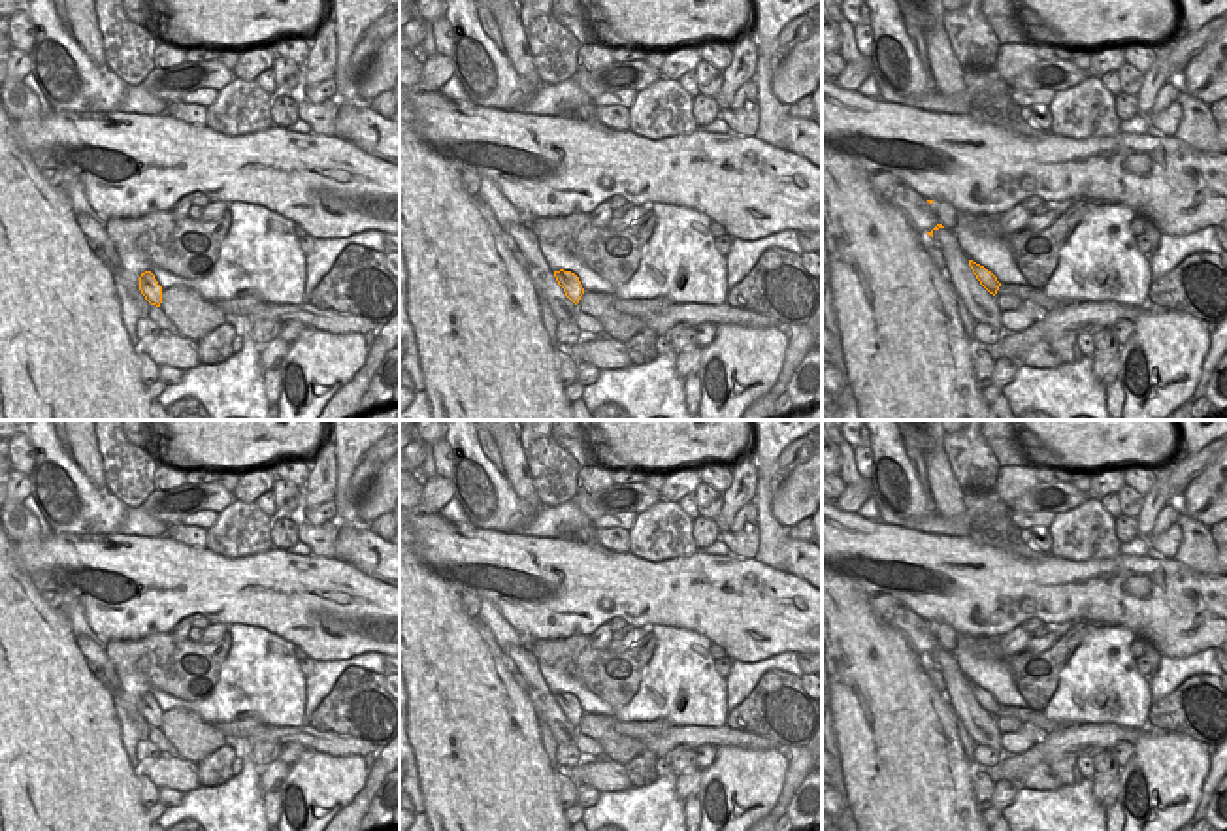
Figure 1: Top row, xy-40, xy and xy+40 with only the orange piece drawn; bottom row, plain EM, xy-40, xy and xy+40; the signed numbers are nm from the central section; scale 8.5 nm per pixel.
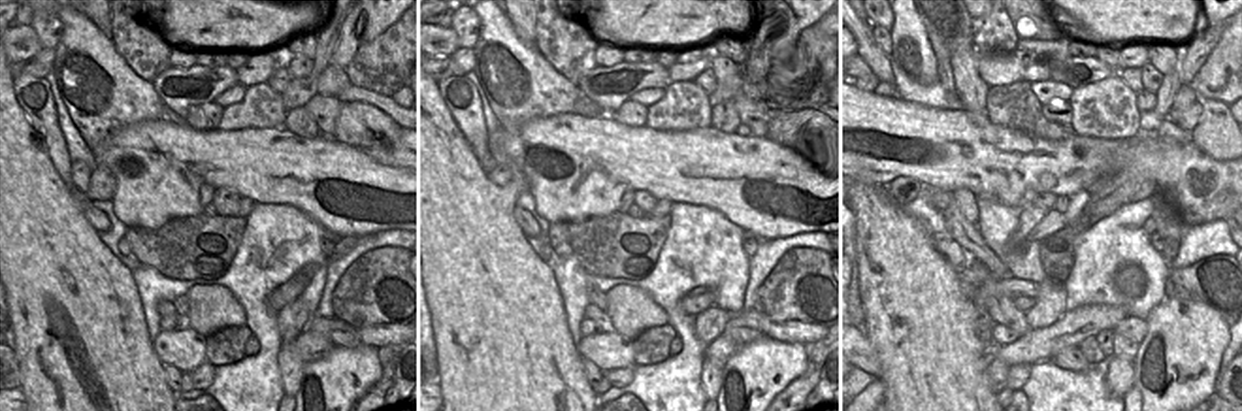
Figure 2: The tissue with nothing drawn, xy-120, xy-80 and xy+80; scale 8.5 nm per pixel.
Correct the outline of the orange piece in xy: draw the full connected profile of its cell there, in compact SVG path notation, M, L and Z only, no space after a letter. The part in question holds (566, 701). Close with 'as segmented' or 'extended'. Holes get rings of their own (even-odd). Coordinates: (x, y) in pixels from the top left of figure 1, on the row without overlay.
M554 693L554 699L558 707L564 710L565 718L577 727L581 718L584 716L584 710L579 703L579 699L571 693Z; as segmented

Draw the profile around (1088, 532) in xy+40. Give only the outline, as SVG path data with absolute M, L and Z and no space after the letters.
M1089 497L1076 509L1057 513L1050 524L1050 554L1072 562L1103 560L1120 554L1116 518L1101 499Z

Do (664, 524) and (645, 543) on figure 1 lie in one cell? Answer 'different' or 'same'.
same

